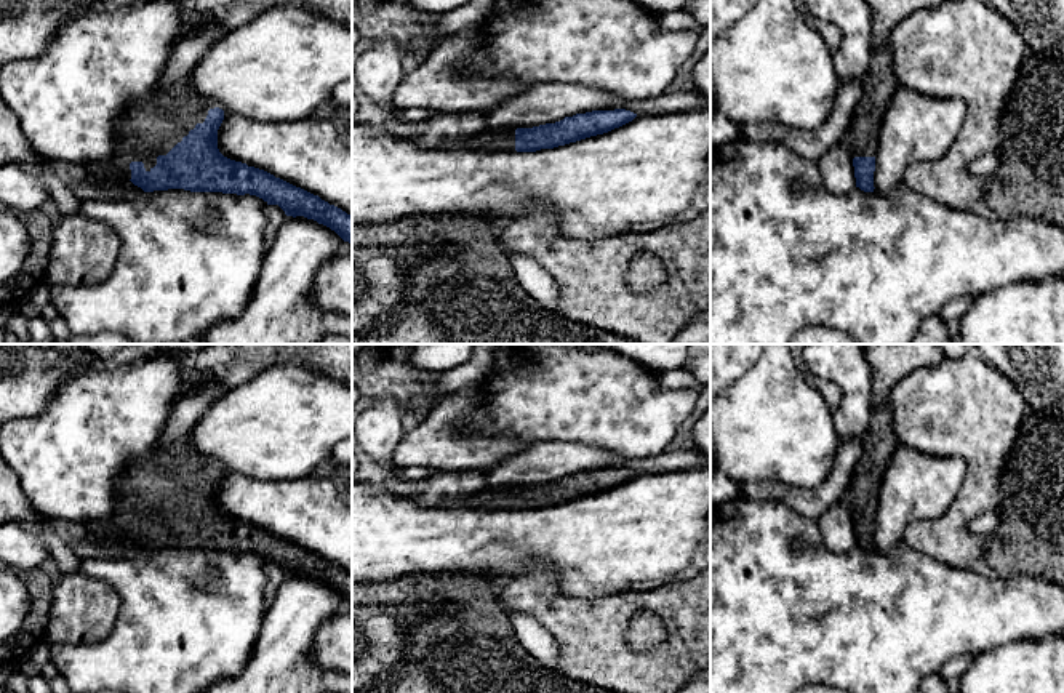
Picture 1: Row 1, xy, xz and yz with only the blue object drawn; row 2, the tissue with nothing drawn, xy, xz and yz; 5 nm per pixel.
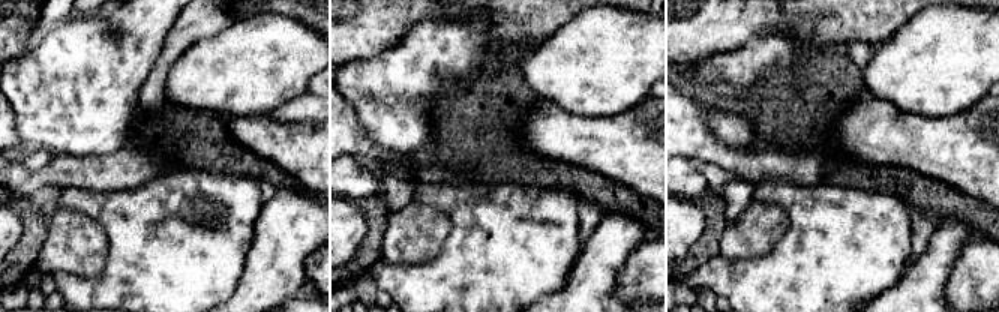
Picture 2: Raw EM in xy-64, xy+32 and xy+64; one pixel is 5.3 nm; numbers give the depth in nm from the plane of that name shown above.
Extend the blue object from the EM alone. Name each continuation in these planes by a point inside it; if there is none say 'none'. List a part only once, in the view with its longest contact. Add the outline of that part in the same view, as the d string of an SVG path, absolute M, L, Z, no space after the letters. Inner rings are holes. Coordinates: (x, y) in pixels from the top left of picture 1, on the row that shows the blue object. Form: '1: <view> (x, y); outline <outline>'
1: xy (152, 127); outline M189 75L166 85L158 78L152 93L131 106L120 120L120 139L114 154L85 170L107 171L122 179L131 179L131 162L142 162L146 171L157 165L158 155L166 155L197 123L203 123L208 110L218 107L202 98Z

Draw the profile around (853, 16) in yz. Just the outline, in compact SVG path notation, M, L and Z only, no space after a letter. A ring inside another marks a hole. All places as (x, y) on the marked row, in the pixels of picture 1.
M805 0L805 3L818 19L832 22L842 30L843 42L834 54L838 82L854 78L864 83L874 48L867 0Z

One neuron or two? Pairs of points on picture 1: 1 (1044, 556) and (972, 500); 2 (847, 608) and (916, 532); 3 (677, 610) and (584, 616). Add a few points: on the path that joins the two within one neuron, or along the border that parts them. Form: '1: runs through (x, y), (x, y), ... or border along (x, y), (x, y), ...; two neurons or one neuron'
1: border along (1004, 471), (1002, 500), (994, 508); two neurons
2: border along (903, 540), (940, 560); two neurons
3: runs through (655, 604), (626, 604), (607, 616); one neuron

